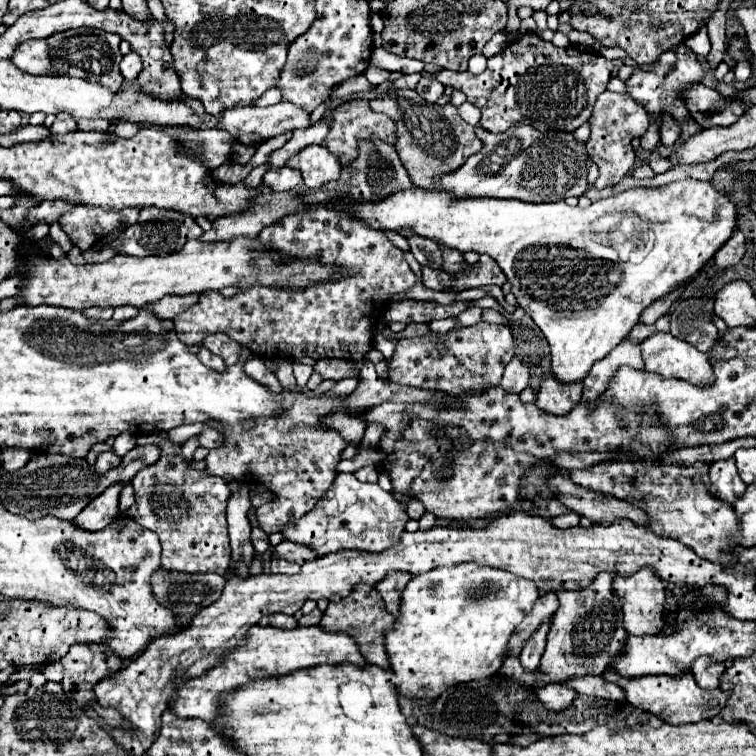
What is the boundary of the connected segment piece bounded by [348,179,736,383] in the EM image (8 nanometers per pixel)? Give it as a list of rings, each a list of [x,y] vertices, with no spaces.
[[[684,179],[684,181],[676,181],[676,183],[670,183],[670,185],[664,185],[664,187],[654,187],[654,189],[650,189],[650,187],[628,189],[628,191],[622,191],[618,195],[612,195],[608,199],[594,201],[590,207],[584,207],[584,209],[582,207],[570,207],[564,201],[556,201],[556,203],[522,203],[522,201],[516,201],[516,199],[450,199],[450,195],[442,195],[442,191],[410,187],[410,189],[396,191],[394,195],[388,195],[386,199],[380,199],[380,201],[354,201],[354,203],[350,203],[350,213],[348,215],[352,219],[360,219],[370,229],[396,231],[402,237],[420,235],[420,237],[432,239],[438,245],[446,245],[450,249],[458,249],[460,253],[466,253],[466,251],[488,253],[500,265],[504,275],[508,277],[508,281],[512,285],[512,293],[514,293],[518,305],[534,319],[534,323],[544,333],[544,337],[546,337],[546,341],[550,345],[550,351],[552,351],[552,375],[560,383],[576,383],[576,381],[582,381],[590,373],[590,367],[598,359],[604,359],[632,331],[634,325],[638,325],[638,317],[648,305],[652,305],[654,301],[664,297],[668,291],[672,291],[680,283],[688,281],[694,273],[698,273],[702,269],[702,265],[708,259],[714,257],[714,253],[734,233],[734,227],[736,227],[736,209],[734,207],[736,205],[726,195],[720,195],[720,193],[714,191],[714,185],[710,181]]]

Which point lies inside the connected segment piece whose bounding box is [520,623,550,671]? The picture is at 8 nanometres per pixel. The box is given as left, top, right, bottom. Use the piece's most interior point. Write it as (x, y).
(530, 657)

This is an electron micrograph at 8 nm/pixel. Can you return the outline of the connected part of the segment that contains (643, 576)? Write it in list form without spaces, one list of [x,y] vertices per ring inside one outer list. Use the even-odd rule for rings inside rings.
[[[640,569],[630,577],[616,577],[612,583],[612,589],[616,591],[622,603],[624,627],[630,635],[654,635],[654,631],[662,631],[662,627],[666,625],[662,623],[666,595],[664,595],[664,583],[654,575],[654,571]]]

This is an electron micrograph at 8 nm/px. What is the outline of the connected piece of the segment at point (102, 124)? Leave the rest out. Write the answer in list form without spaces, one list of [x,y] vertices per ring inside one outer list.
[[[78,119],[76,125],[82,131],[108,131],[110,121],[106,121],[106,119]]]

